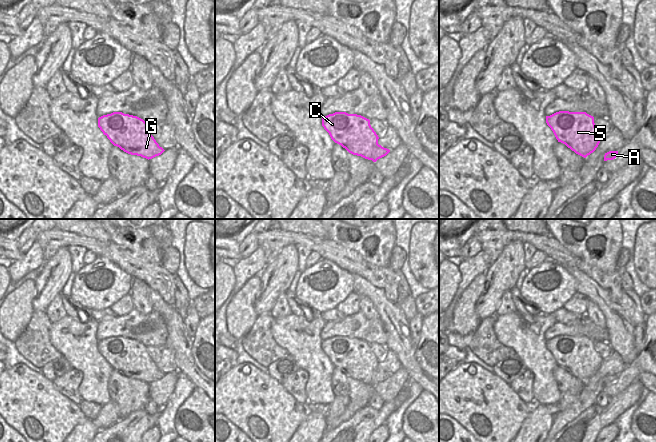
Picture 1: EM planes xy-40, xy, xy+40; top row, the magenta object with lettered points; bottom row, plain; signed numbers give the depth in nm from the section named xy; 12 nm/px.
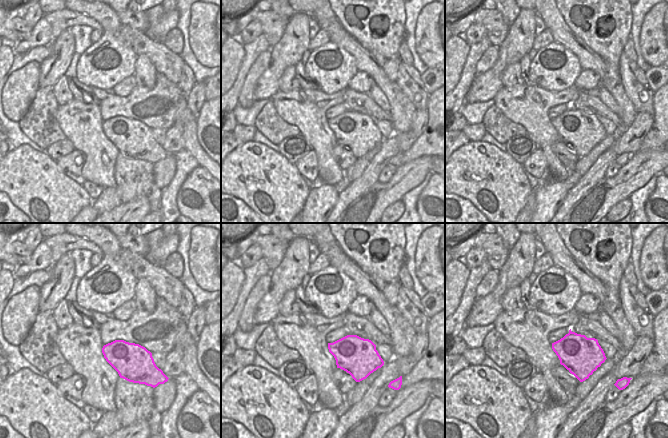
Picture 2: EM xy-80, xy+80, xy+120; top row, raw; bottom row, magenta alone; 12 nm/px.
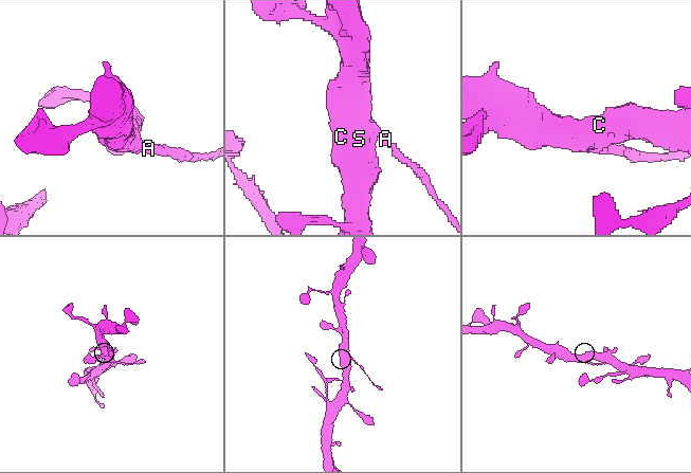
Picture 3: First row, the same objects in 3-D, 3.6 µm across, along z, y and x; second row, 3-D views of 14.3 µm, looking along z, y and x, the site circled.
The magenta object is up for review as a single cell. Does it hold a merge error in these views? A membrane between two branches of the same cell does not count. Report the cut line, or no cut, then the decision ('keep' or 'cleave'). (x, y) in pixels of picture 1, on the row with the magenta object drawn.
xy (378, 144), (370, 159) | cleave

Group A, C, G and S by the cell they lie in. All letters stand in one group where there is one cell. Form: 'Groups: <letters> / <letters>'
Groups: A / C G S

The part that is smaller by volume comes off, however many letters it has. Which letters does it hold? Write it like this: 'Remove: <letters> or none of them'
Remove: A

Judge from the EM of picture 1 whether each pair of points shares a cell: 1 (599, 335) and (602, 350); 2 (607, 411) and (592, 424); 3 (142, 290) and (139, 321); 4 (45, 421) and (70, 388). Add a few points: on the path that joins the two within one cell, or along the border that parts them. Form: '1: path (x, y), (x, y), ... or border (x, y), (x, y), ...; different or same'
1: border (594, 341), (605, 341), (607, 343); different
2: path (603, 415), (596, 420); same
3: border (135, 308), (145, 314), (153, 311); different
4: border (52, 381), (53, 385), (61, 393), (78, 405); different

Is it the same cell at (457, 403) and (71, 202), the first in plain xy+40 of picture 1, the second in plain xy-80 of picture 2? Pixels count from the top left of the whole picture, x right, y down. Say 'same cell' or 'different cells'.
same cell

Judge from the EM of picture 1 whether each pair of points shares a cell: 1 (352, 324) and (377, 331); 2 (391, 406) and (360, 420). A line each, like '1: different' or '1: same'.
1: same
2: same

